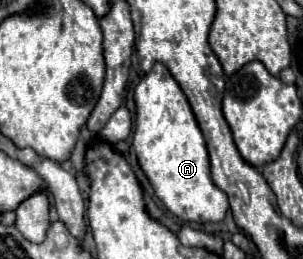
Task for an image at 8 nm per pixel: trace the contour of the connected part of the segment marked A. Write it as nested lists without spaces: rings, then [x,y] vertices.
[[[156,63],[154,69],[142,77],[134,91],[134,101],[136,120],[131,149],[136,153],[138,165],[148,177],[156,197],[182,221],[222,221],[228,211],[228,197],[212,183],[210,159],[202,131],[186,95],[162,63]]]

